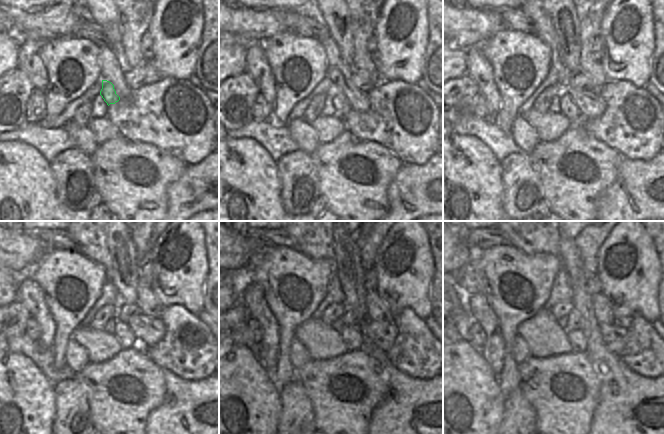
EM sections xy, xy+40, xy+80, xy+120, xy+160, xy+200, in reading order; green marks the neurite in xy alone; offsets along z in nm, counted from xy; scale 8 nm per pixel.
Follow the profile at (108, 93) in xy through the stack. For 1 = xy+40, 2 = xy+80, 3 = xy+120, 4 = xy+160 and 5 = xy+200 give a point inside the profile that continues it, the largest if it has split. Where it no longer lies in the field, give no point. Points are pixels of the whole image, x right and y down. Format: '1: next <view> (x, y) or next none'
1: next xy+40 (341, 104)
2: next xy+80 (567, 106)
3: next xy+120 (127, 339)
4: next xy+160 (351, 335)
5: next xy+200 (576, 338)

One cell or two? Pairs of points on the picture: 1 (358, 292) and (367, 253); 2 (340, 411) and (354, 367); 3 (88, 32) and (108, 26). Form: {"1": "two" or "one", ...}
{"1": "two", "2": "one", "3": "two"}

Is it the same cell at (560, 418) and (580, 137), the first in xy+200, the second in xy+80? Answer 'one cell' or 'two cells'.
one cell

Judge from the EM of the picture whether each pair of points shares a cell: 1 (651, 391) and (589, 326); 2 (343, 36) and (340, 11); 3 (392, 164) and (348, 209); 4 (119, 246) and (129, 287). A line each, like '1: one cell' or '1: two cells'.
1: one cell
2: one cell
3: one cell
4: one cell

